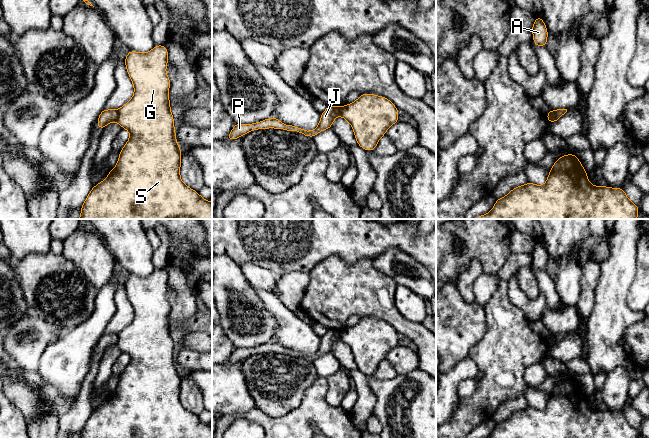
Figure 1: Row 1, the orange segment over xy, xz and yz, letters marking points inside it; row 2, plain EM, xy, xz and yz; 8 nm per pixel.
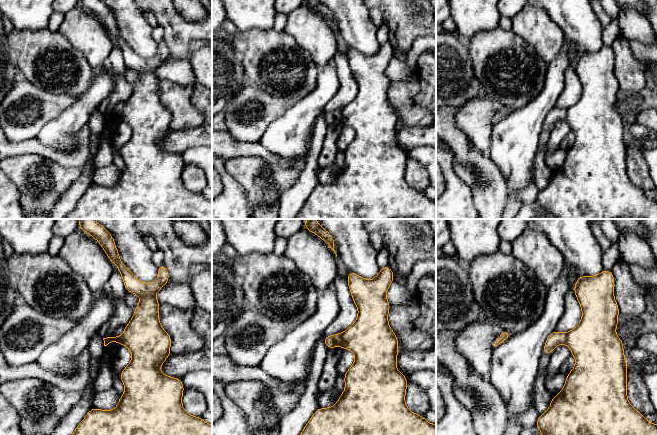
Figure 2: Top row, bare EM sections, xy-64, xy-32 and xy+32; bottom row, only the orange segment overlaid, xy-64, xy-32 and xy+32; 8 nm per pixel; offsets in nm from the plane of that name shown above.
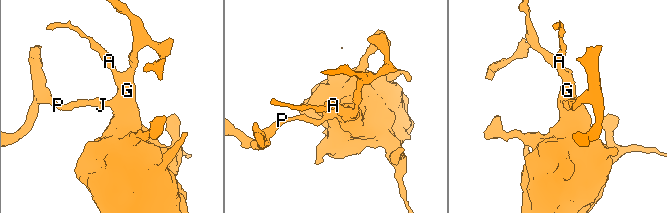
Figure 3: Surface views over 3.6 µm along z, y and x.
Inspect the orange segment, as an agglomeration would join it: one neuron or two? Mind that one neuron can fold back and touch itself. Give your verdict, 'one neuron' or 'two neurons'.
two neurons

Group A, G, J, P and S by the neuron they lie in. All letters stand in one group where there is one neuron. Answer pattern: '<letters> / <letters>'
A G S / J P

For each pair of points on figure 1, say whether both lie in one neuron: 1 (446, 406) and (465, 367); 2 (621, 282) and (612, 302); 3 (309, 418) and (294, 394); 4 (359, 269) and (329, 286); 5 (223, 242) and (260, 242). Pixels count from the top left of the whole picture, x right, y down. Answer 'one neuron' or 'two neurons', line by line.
1: one neuron
2: one neuron
3: two neurons
4: one neuron
5: one neuron

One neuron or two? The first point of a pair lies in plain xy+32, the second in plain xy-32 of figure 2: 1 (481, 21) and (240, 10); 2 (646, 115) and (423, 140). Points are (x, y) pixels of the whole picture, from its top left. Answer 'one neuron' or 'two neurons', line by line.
1: one neuron
2: two neurons

